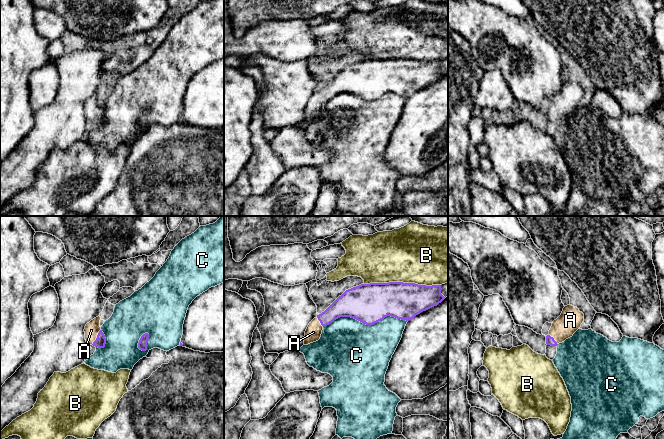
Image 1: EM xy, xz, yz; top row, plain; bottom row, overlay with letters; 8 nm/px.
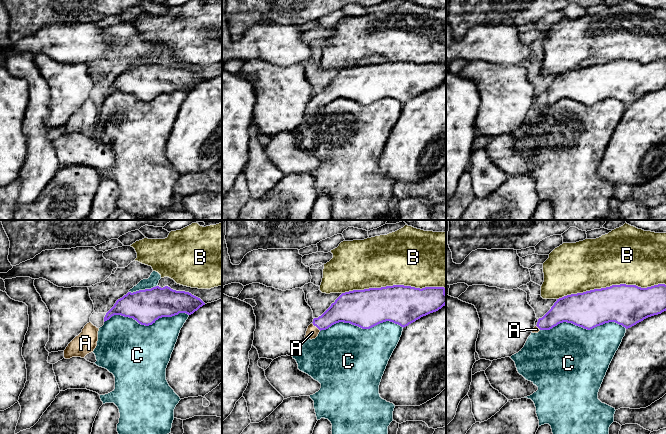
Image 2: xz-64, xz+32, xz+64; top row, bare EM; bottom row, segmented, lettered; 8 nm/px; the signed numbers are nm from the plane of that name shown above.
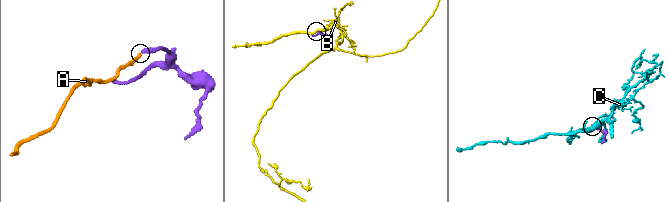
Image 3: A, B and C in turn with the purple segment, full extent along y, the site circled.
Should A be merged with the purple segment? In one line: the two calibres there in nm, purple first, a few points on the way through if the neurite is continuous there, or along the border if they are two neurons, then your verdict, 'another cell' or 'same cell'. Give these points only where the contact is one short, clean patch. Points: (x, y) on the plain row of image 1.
90 nm thick on the purple side, 120 nm on the other; runs through xy (100, 117), (97, 113), (91, 106); same cell

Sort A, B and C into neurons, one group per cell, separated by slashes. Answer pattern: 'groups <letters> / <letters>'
groups A / B / C

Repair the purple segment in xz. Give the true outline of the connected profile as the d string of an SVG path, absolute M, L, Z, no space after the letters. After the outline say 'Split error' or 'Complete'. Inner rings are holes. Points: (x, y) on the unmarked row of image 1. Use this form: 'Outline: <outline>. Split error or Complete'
Outline: M403 58L361 60L346 66L309 99L305 107L304 121L318 117L323 103L340 93L351 93L366 101L373 101L387 92L409 97L421 88L437 82L444 75L441 61L426 62Z. Split error

